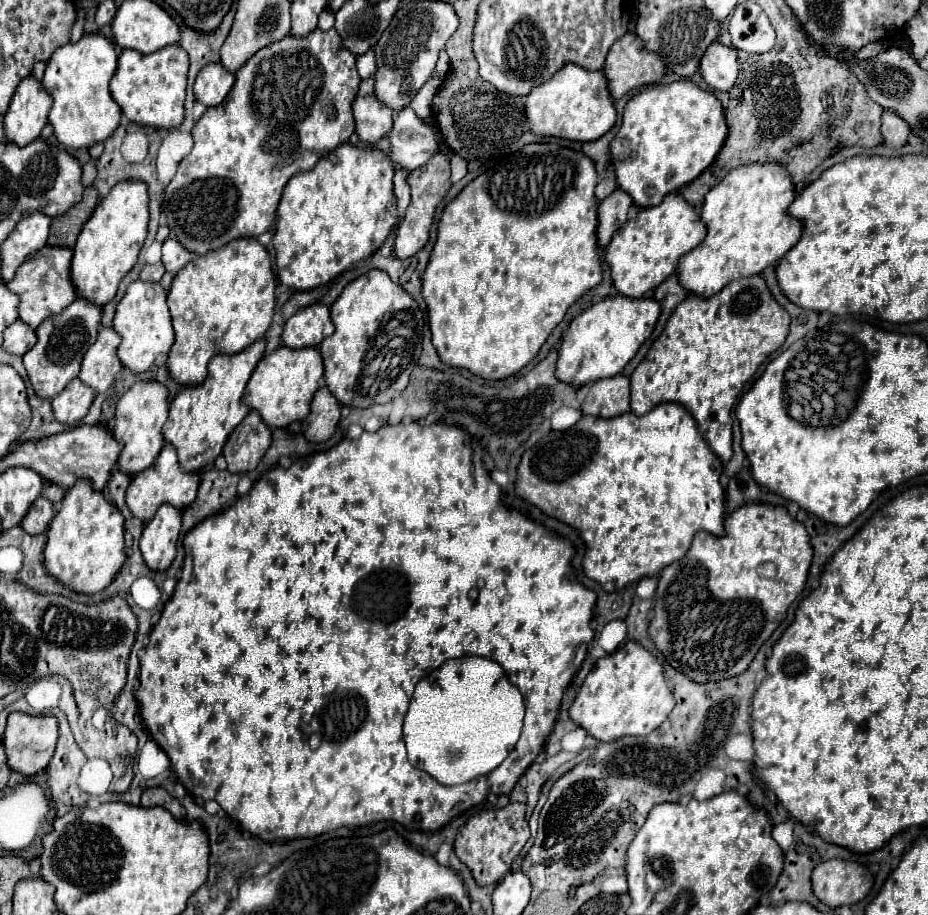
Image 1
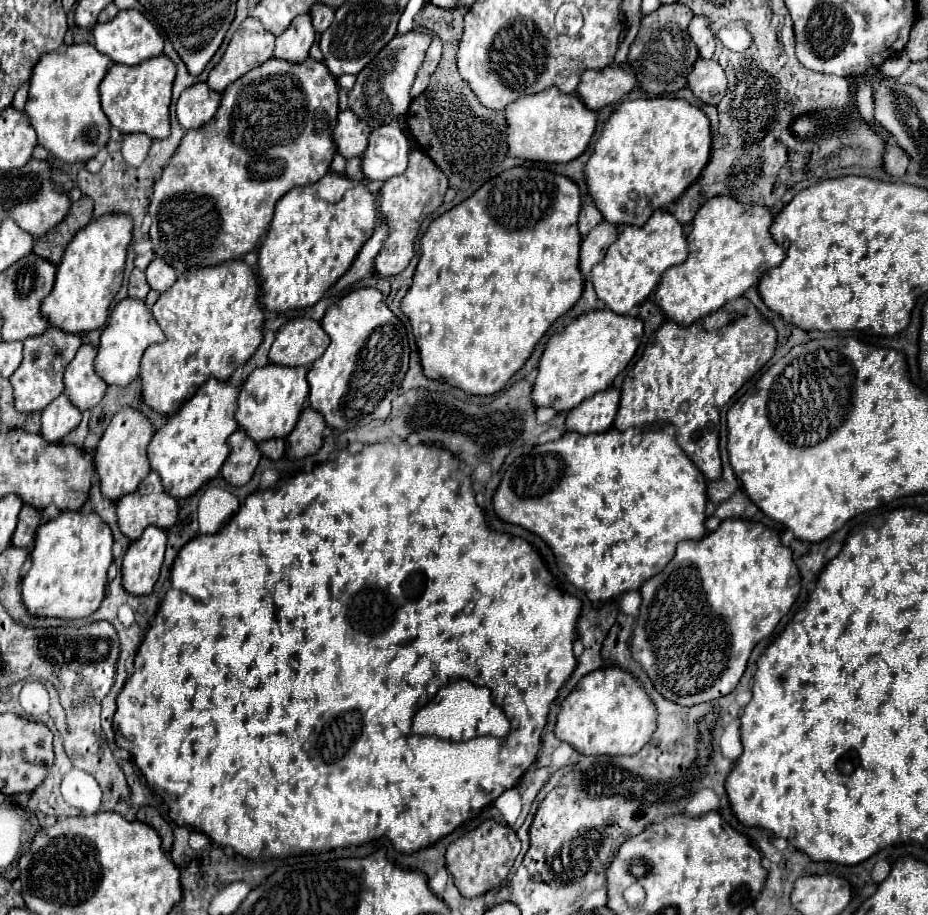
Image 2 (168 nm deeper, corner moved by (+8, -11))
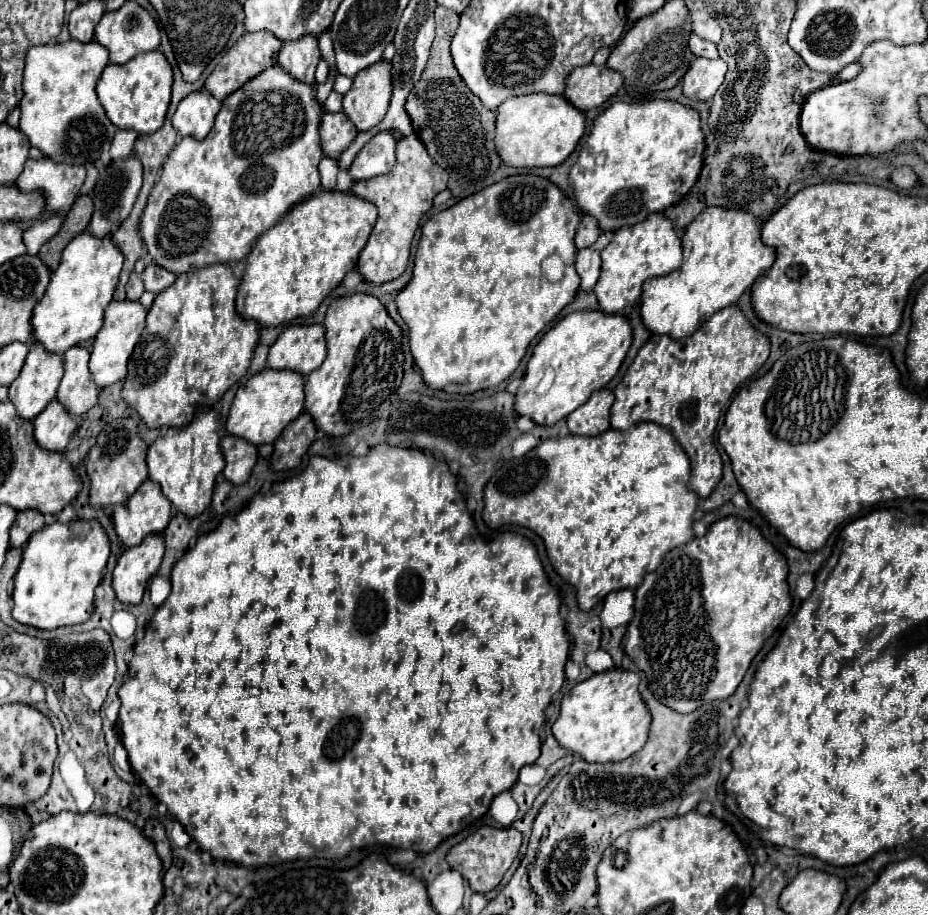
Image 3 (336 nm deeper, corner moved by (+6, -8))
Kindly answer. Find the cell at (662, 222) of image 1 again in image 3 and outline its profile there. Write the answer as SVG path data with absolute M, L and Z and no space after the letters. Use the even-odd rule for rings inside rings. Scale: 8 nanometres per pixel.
M649 214L645 222L635 226L619 228L613 240L601 252L601 276L593 288L599 308L607 314L623 312L627 306L637 306L641 300L641 288L647 278L665 276L681 264L681 238L677 236L671 220L663 214Z

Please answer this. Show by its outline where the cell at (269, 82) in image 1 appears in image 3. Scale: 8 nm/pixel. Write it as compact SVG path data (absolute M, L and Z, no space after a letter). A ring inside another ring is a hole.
M275 64L221 102L217 124L213 124L211 134L203 142L187 136L175 146L151 190L139 224L143 244L149 248L155 264L183 274L209 264L239 262L251 252L257 238L271 230L293 204L319 190L321 178L317 166L323 154L319 142L323 106L315 94L315 86L295 82L291 74Z

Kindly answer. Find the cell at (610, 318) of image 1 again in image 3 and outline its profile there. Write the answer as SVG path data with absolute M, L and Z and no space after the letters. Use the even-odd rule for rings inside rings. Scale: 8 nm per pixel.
M591 310L565 316L535 346L527 364L525 380L515 394L515 412L545 426L553 426L561 418L567 418L575 408L587 402L593 390L603 388L617 374L631 342L633 328L623 314ZM543 378L553 380L551 384L545 384L545 390L541 392L539 384Z

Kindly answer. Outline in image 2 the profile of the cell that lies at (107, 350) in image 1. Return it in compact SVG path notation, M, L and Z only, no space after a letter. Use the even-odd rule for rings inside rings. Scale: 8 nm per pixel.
M81 345L73 361L65 367L65 395L79 411L95 407L107 389L107 383L93 369L95 355L97 349L93 345Z

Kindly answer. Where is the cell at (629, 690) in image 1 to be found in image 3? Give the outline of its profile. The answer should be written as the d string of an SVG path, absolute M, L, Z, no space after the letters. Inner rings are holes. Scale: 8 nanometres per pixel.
M621 668L593 674L579 682L561 700L561 714L553 724L553 736L557 742L577 752L587 762L617 762L639 752L649 734L651 714L637 690L639 676Z

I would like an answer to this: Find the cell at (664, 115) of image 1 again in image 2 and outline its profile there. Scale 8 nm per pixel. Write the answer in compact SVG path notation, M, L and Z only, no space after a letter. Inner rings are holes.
M627 99L605 121L583 173L605 221L641 227L653 211L665 209L685 193L701 175L709 153L709 119L699 107L685 99Z

